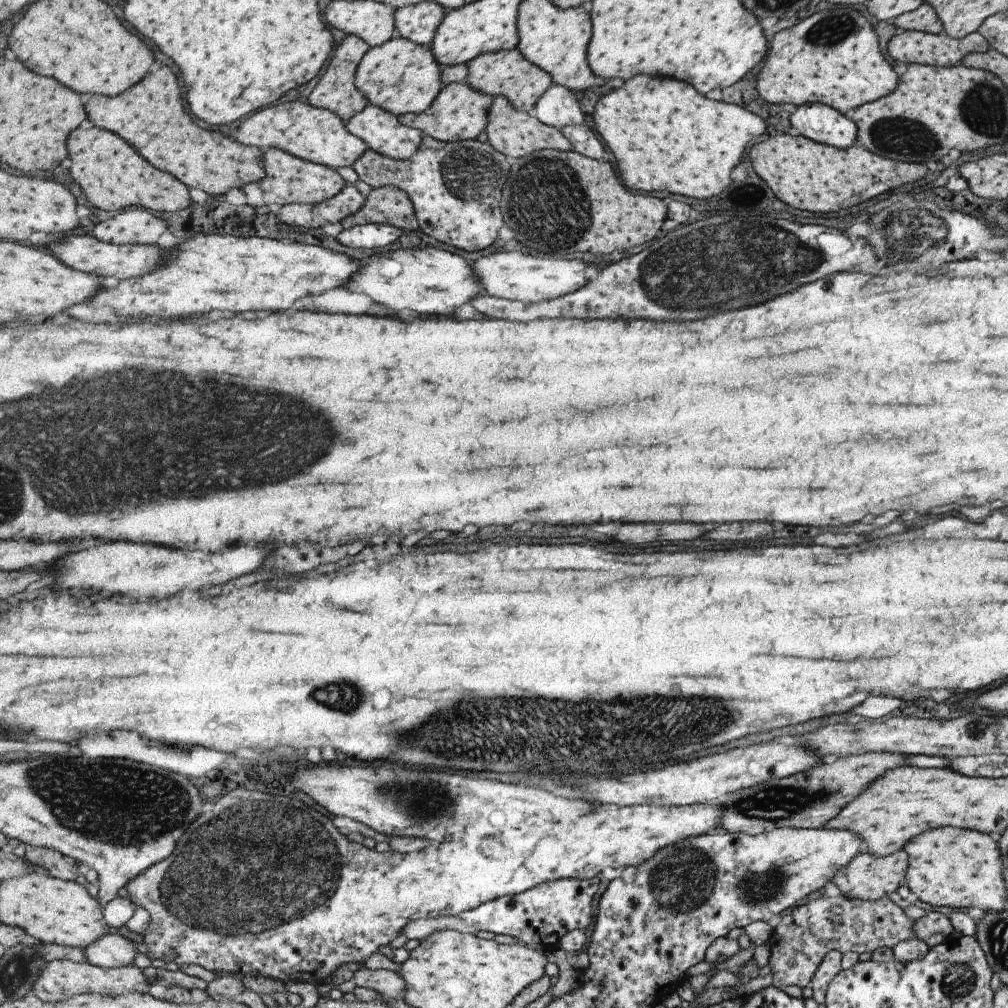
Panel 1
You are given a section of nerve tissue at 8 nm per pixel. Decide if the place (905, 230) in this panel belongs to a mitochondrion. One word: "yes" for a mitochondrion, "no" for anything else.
yes

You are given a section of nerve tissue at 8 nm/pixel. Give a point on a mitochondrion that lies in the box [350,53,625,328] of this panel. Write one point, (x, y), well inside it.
(549, 205)

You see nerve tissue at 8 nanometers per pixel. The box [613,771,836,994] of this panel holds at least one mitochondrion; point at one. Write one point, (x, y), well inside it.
(689, 874)

